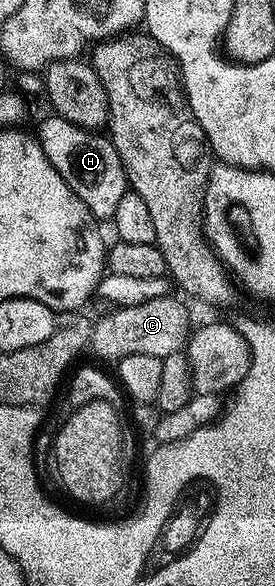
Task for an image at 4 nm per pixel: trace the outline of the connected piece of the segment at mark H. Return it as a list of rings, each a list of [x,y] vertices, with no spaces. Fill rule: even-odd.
[[[48,114],[41,122],[38,139],[46,158],[50,158],[50,166],[62,174],[70,190],[82,198],[93,217],[97,221],[111,221],[118,210],[118,202],[122,202],[130,190],[118,150],[114,150],[111,139],[104,134],[93,134],[82,126],[74,126],[74,122],[66,122],[66,118],[55,114]]]

